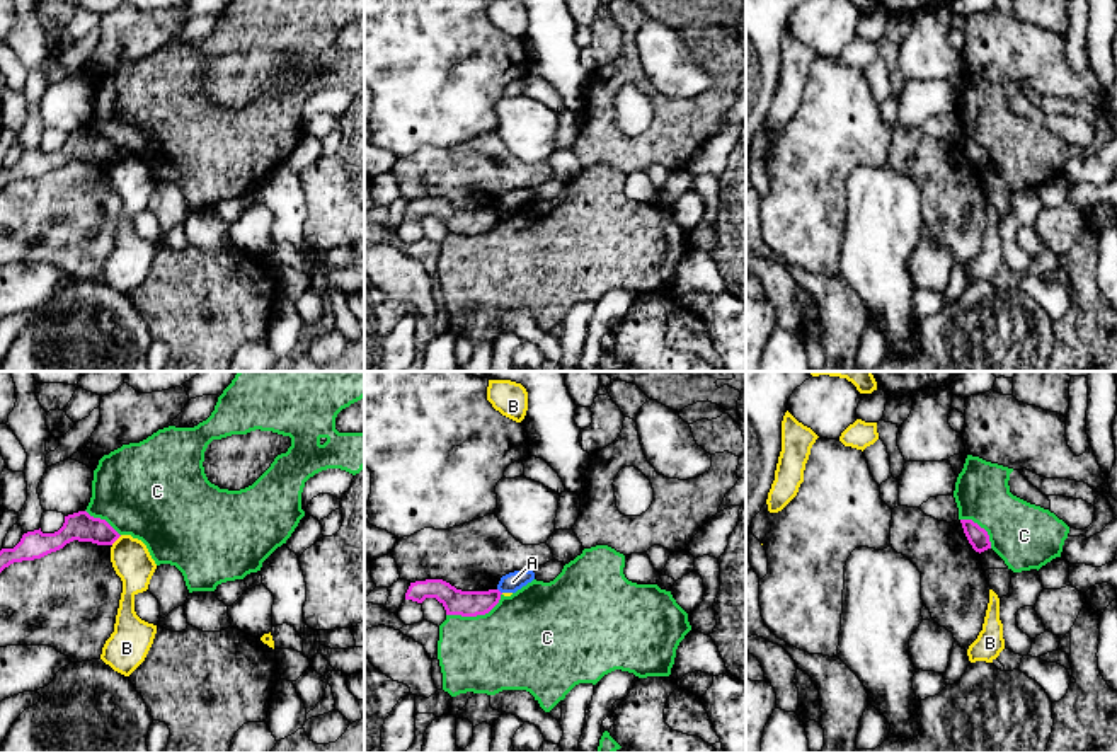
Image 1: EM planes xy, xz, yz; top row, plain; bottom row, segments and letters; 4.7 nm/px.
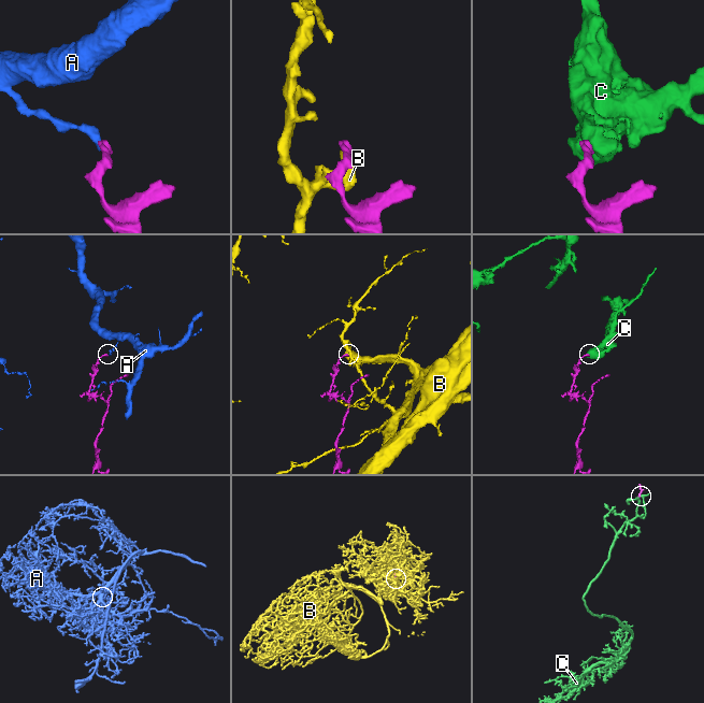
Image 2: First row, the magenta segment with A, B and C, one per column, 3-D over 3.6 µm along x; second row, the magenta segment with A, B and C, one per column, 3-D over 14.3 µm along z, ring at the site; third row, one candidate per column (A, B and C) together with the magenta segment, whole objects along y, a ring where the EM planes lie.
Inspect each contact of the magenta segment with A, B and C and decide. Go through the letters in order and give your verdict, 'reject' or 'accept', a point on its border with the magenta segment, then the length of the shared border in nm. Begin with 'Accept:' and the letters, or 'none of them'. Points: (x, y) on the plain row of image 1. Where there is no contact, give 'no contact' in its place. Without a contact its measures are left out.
Accept: none of them
A: reject; contact xz (499, 210); length 40 nm
B: reject; contact xy (116, 157); length 70 nm
C: reject; contact xz (475, 234); length 280 nm

